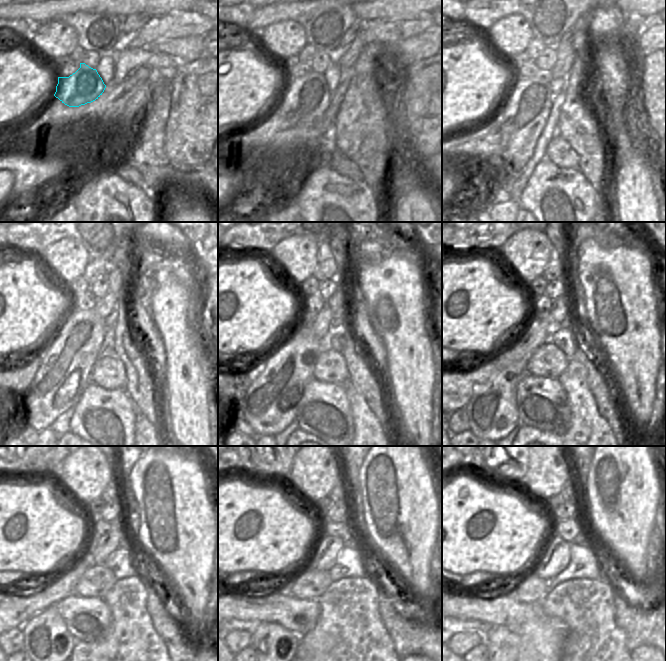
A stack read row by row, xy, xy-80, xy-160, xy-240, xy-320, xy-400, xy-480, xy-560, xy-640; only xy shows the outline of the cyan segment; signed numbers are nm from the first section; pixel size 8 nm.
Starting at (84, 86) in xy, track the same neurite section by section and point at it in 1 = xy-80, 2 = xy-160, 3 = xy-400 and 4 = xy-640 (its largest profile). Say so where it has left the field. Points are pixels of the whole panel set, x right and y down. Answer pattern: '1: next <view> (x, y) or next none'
1: next xy-80 (304, 99)
2: next xy-160 (526, 108)
3: next xy-400 (492, 412)
4: next xy-640 (503, 642)

